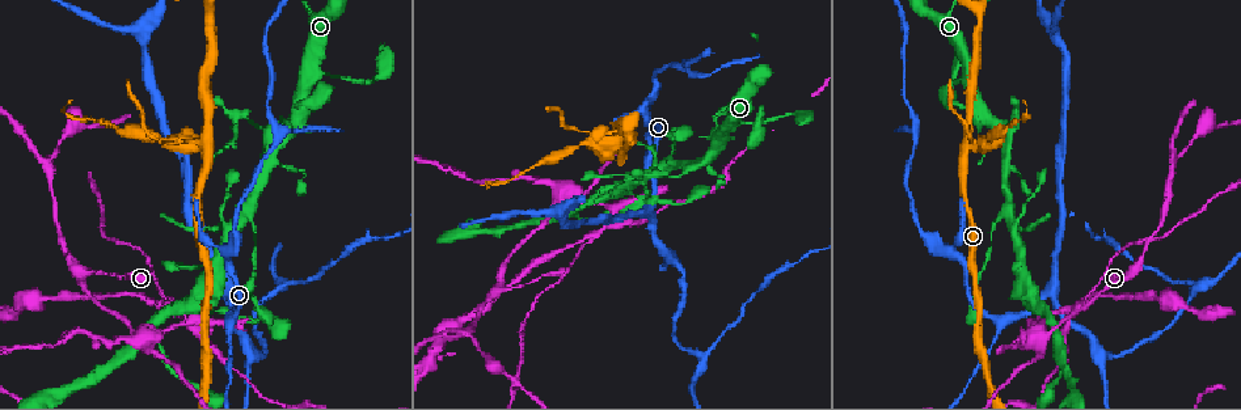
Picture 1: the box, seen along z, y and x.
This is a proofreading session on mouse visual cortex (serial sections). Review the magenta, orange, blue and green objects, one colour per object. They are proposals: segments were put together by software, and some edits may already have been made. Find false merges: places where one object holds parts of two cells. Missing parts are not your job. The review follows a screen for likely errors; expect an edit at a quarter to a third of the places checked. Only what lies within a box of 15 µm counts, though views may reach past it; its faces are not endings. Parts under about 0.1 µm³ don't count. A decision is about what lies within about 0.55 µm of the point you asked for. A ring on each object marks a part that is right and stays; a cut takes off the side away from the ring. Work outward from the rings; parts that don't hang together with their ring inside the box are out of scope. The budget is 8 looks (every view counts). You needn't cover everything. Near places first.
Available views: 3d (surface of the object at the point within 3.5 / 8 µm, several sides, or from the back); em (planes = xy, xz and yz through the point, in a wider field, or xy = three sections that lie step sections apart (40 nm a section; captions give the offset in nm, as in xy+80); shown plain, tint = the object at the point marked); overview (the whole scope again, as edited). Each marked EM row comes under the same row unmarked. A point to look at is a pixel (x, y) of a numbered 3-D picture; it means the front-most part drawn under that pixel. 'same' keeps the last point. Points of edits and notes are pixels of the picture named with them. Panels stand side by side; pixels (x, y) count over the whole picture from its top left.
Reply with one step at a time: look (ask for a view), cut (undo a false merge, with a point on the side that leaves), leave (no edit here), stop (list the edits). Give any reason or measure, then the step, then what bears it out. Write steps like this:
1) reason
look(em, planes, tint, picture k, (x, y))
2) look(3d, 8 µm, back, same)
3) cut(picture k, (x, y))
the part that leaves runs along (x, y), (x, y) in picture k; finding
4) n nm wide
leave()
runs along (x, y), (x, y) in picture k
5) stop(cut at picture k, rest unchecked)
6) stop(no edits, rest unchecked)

abrupt turn
look(3d, 3.5 µm, picture 1, (225, 250))

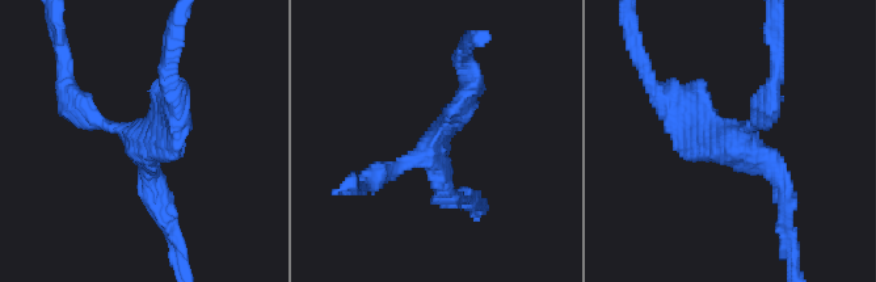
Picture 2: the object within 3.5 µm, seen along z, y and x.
look(em, xy, step 1, tint, picture 2, (136, 141))

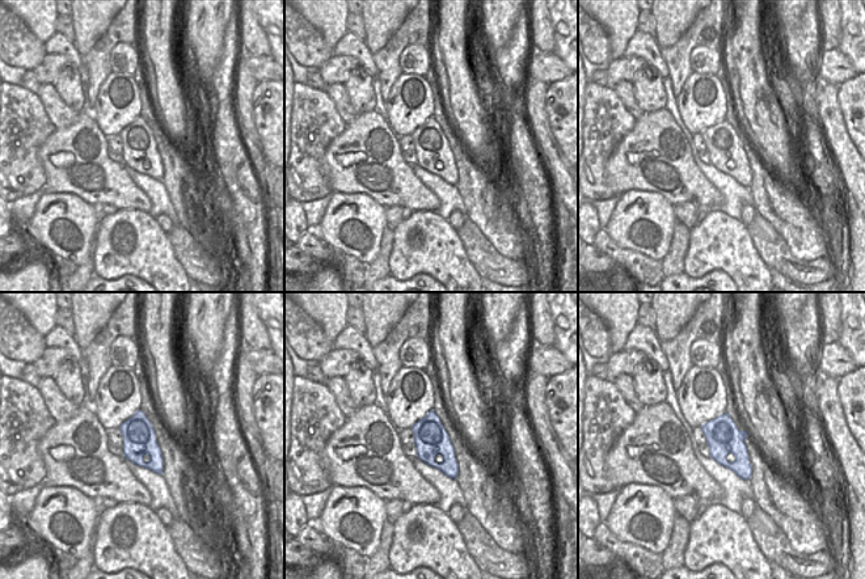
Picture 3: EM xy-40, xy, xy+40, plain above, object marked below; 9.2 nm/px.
leave()
runs along (784, 209), (748, 139), (681, 108) in picture 2; all the same cell

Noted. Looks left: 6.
sharp bend
look(3d, 3.5 µm, picture 1, (228, 228))

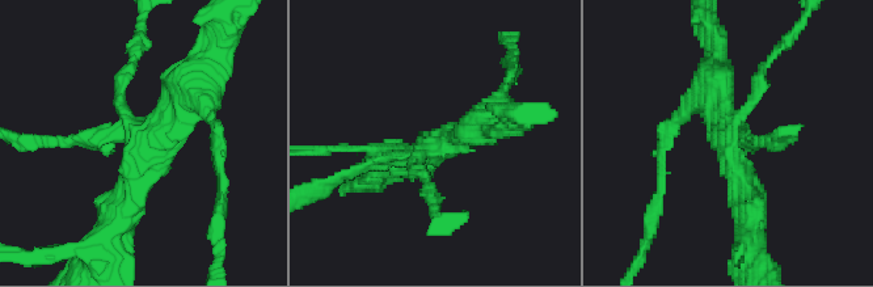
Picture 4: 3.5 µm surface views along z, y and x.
shape alone is not enough
look(em, xy, step 1, tint, picture 4, (729, 131))

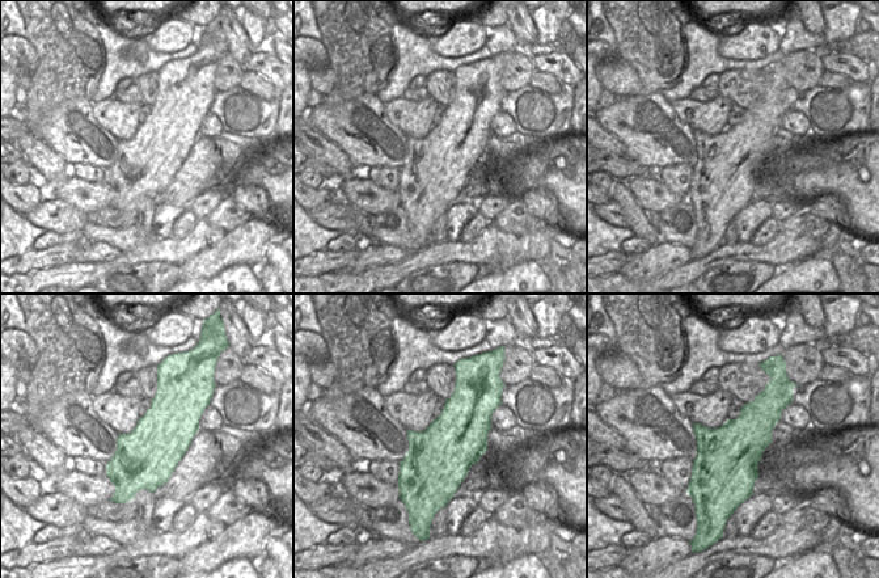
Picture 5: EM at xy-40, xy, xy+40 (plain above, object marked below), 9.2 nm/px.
leave()
one cell here

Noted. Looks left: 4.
narrows sharply
look(3d, 3.5 µm, picture 1, (690, 69))

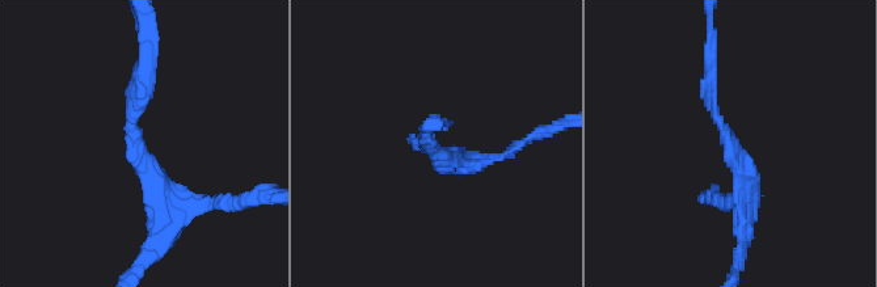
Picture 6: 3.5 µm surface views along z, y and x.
arms of 150, 250 nm
look(em, xy, step 3, tint, picture 6, (721, 121))

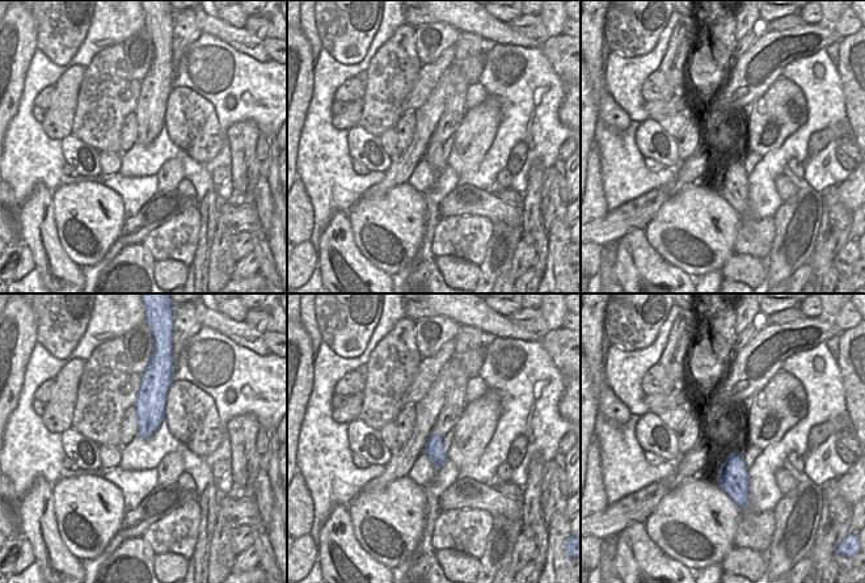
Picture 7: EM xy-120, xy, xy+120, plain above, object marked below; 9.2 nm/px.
cut it another way
look(em, planes, tint, same)

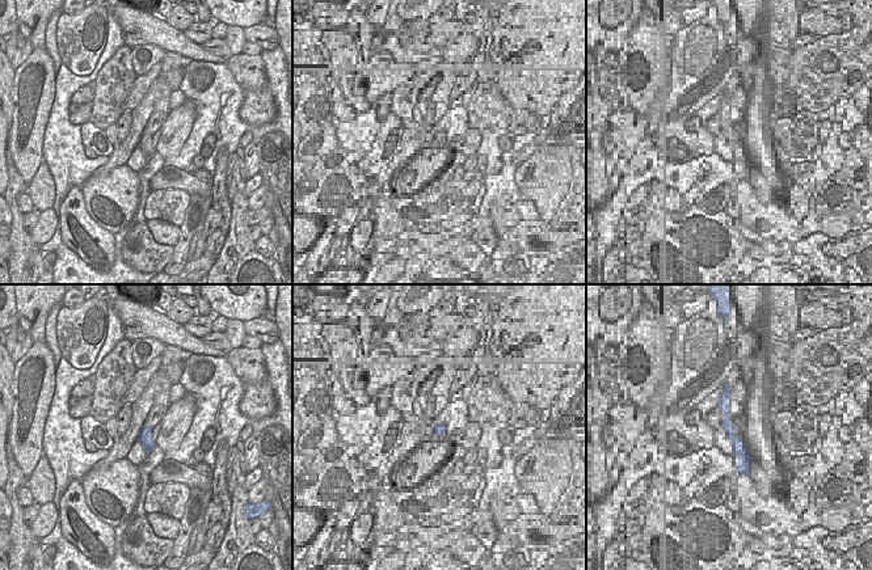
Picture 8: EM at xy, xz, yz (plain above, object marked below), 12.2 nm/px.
leave()
runs along (745, 199), (708, 98), (712, 38) in picture 6; continuous, no second cell

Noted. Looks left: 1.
stop(no edits, rest unchecked)

